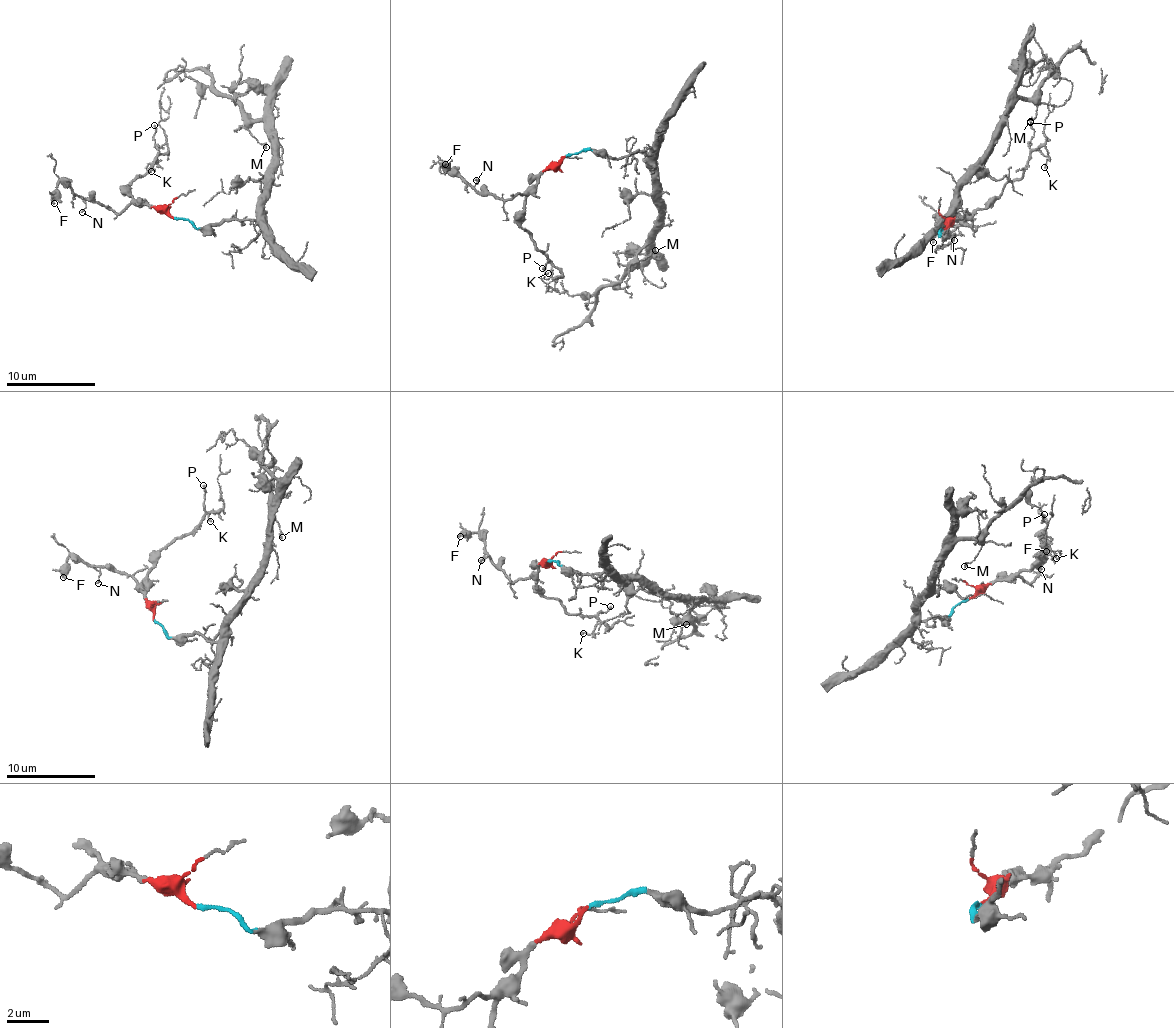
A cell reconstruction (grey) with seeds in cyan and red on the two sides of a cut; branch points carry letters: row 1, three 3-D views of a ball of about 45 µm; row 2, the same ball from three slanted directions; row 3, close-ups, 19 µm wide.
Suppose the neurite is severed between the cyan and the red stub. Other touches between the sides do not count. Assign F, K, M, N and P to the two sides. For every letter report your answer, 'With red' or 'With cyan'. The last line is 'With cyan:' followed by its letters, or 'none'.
F: With red
K: With red
M: With cyan
N: With red
P: With red
With cyan: M

